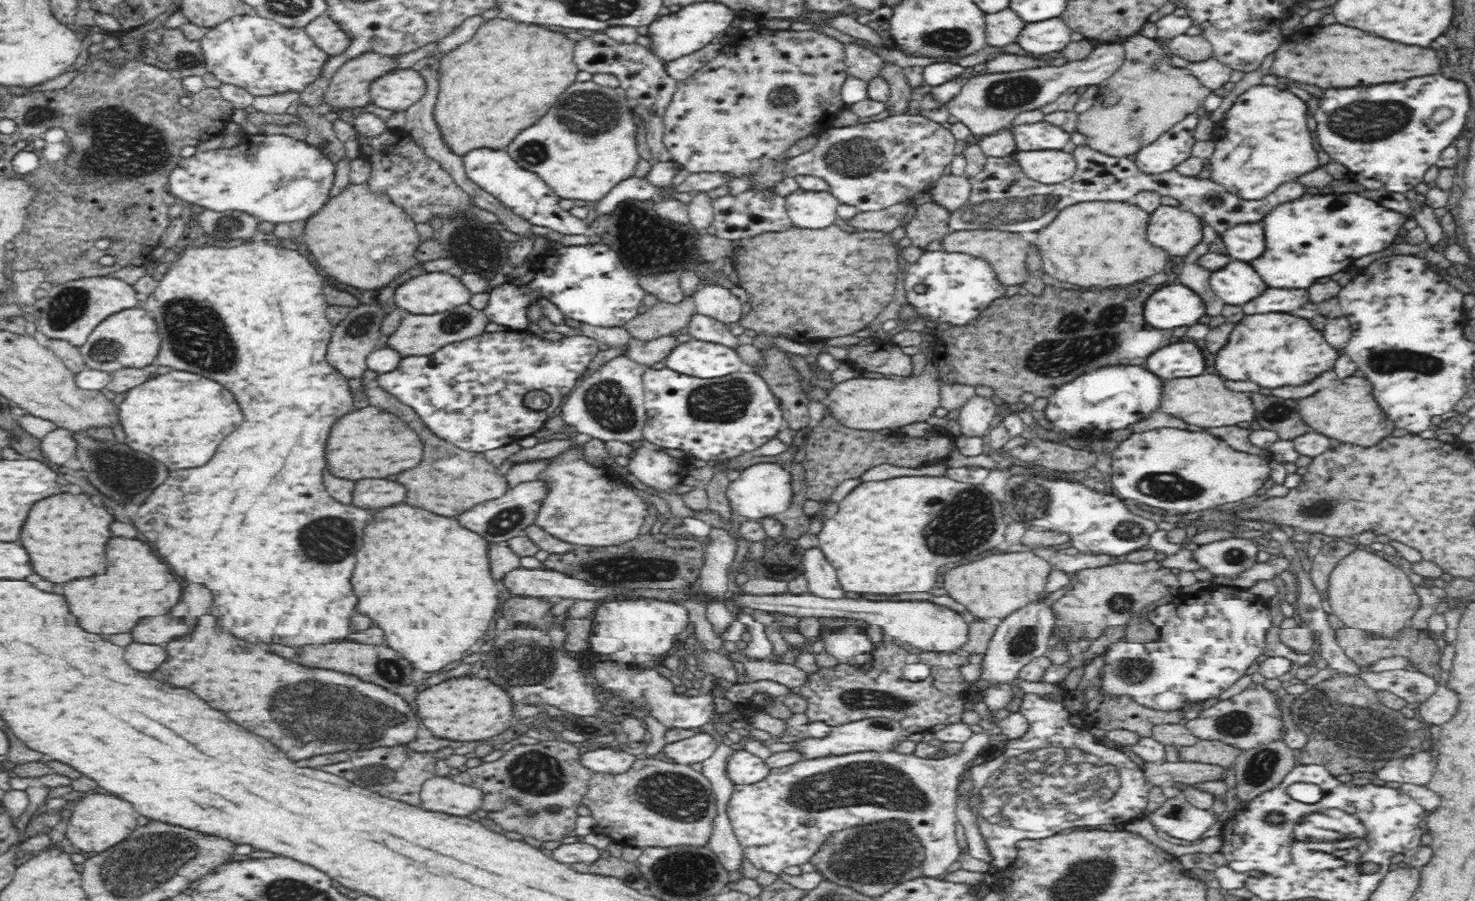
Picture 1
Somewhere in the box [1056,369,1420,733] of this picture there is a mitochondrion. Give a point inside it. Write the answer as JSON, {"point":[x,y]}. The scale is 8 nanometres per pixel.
{"point":[1165,487]}

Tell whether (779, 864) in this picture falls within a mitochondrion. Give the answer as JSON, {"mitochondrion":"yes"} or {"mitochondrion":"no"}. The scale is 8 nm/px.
{"mitochondrion":"no"}

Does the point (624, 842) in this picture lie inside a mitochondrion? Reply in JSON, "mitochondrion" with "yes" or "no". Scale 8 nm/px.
{"mitochondrion":"no"}

